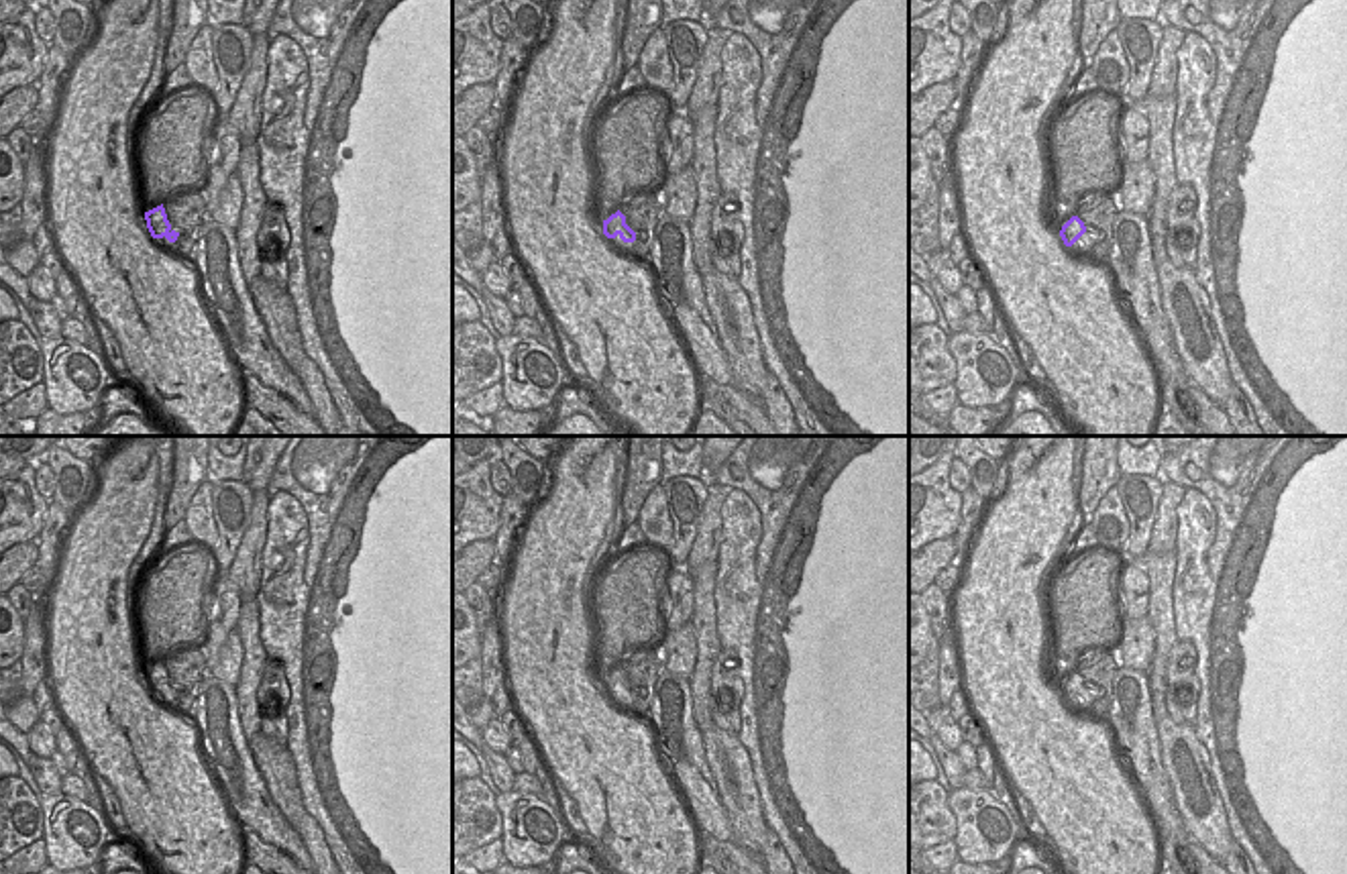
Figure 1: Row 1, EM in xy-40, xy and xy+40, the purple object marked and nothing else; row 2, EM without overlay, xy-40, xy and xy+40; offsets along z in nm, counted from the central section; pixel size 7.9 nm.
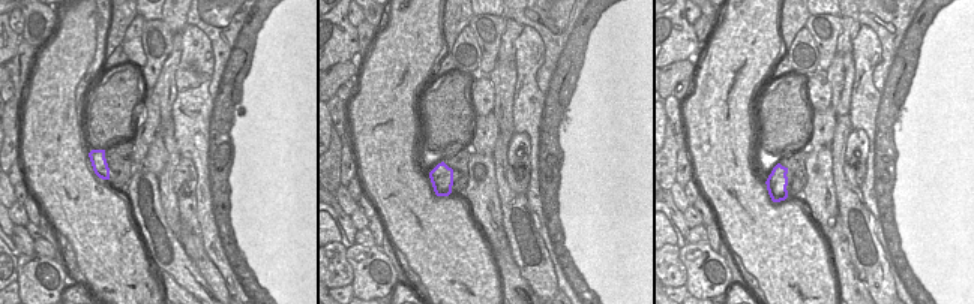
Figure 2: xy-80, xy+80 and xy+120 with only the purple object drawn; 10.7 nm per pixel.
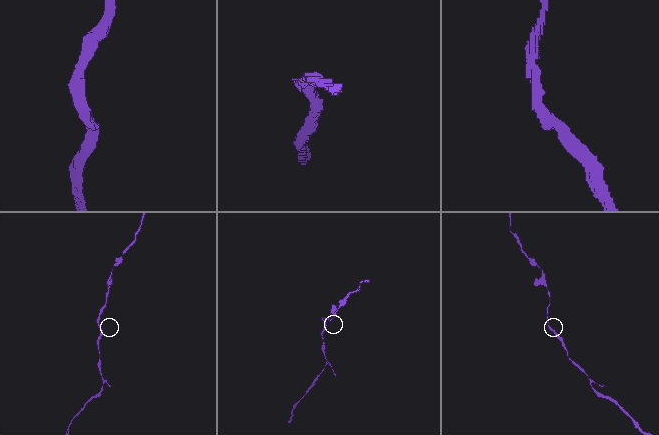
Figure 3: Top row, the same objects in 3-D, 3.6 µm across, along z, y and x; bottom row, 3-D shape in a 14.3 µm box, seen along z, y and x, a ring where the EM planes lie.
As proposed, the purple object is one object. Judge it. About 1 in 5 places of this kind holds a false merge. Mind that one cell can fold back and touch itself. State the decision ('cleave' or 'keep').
keep

